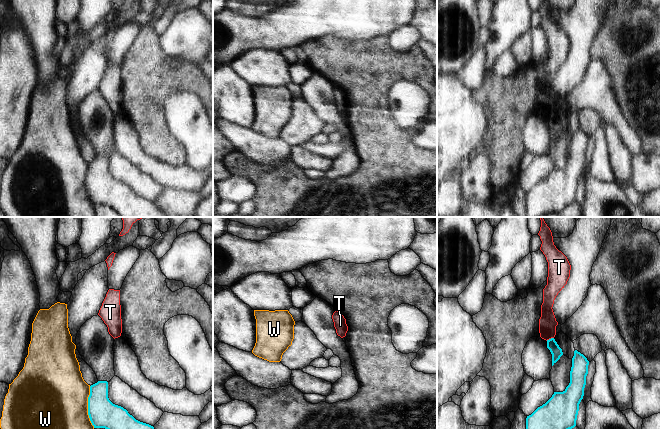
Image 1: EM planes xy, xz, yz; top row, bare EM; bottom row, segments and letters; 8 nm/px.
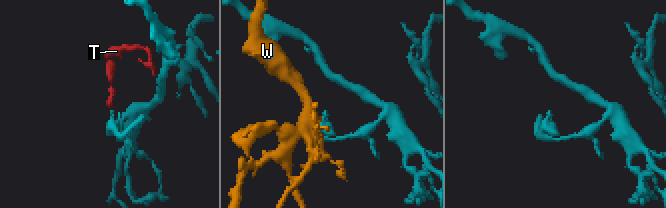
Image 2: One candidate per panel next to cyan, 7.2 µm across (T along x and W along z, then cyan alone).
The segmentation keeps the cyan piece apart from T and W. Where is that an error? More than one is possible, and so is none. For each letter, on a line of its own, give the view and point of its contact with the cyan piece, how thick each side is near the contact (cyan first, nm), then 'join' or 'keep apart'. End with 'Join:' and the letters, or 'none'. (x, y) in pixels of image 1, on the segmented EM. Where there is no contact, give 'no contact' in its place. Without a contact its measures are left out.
T: yz (549, 339) | 90/140 nm | keep apart
W: xy (88, 407) | 220/480 nm | keep apart
Join: none

